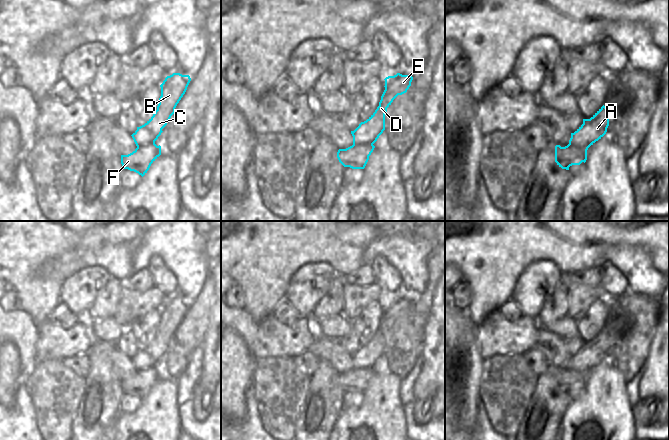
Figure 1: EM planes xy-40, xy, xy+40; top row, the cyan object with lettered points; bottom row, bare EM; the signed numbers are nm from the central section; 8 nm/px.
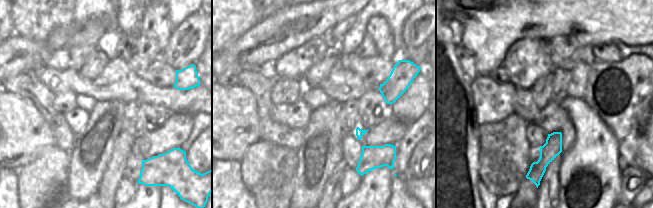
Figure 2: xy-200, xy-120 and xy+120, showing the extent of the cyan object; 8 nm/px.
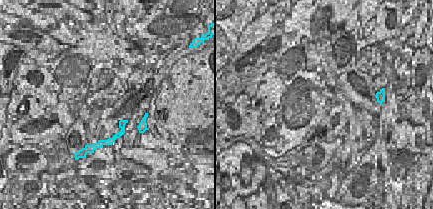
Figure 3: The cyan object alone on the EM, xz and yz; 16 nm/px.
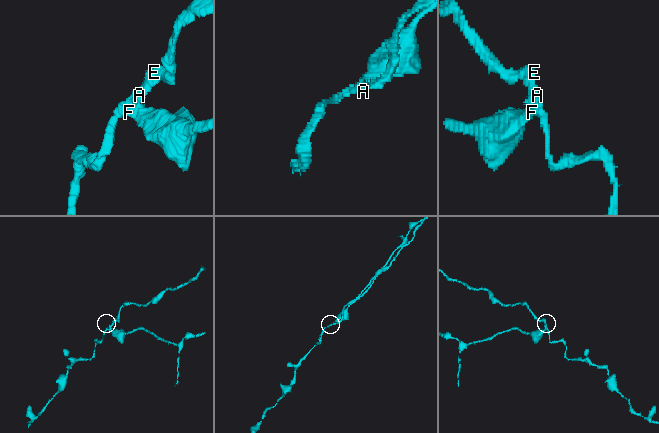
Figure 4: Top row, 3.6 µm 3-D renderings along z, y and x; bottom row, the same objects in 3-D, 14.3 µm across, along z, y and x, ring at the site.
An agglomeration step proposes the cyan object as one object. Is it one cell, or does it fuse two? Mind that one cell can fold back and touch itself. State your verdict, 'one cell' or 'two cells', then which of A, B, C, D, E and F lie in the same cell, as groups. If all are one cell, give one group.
two cells | A B C D E / F

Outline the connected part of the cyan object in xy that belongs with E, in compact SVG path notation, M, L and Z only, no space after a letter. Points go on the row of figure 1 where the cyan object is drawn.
M397 73L385 79L385 90L381 96L379 106L375 112L359 126L351 131L353 145L373 145L385 130L385 114L387 108L398 96L407 92L411 86L413 77Z

